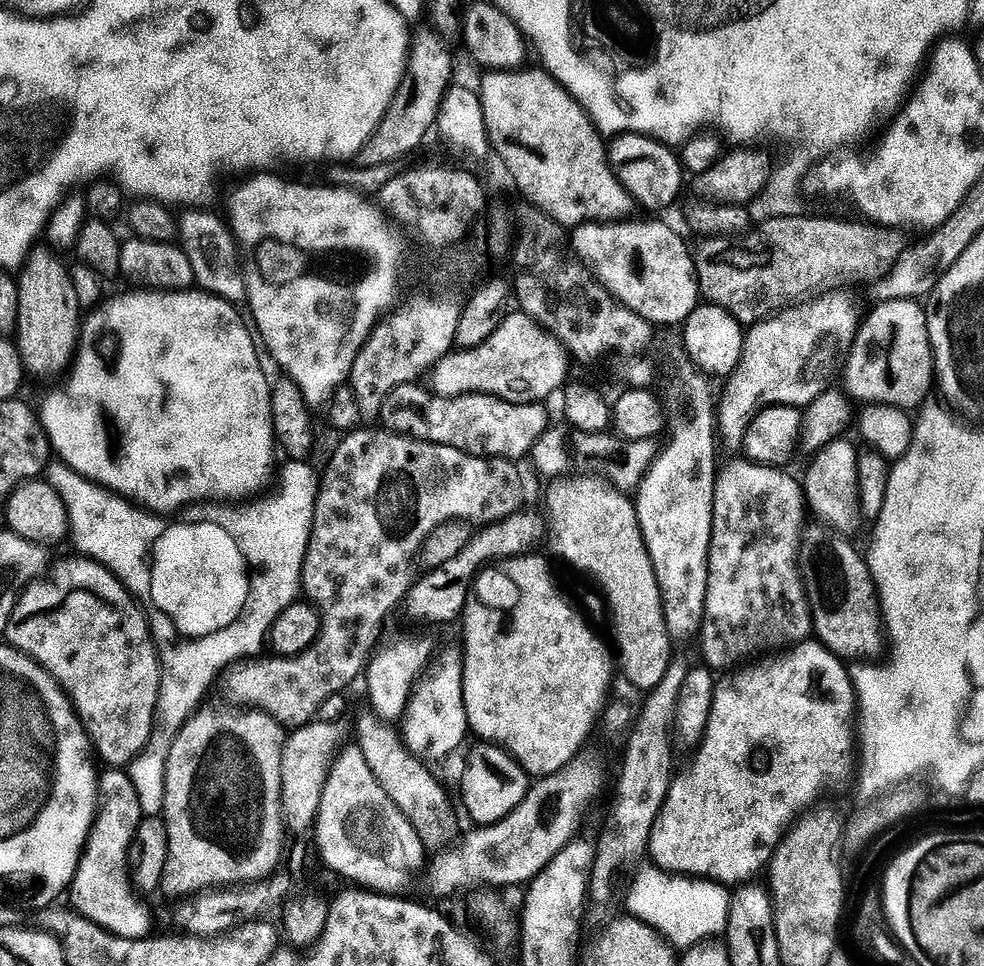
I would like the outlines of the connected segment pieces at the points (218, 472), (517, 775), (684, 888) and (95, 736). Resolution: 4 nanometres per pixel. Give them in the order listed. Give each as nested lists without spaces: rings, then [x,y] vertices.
[[[132,290],[132,291],[136,291],[136,292],[128,292],[128,293],[126,293],[126,294],[125,294],[125,296],[120,296],[120,297],[118,297],[118,298],[117,298],[117,300],[112,300],[112,301],[110,301],[110,300],[111,300],[111,299],[109,299],[109,300],[108,300],[108,301],[107,301],[107,303],[105,303],[105,304],[104,304],[104,305],[103,305],[103,307],[101,307],[101,308],[100,308],[100,309],[99,309],[99,310],[96,310],[96,311],[93,311],[93,312],[92,312],[92,313],[91,313],[91,315],[89,315],[89,316],[92,316],[92,315],[93,315],[93,316],[92,316],[92,317],[90,317],[90,318],[89,318],[89,320],[88,320],[88,317],[87,317],[87,319],[85,319],[85,320],[84,320],[84,321],[83,321],[83,324],[82,324],[82,327],[81,327],[81,330],[80,330],[80,343],[79,343],[79,345],[78,345],[78,351],[77,351],[77,353],[76,353],[76,355],[75,355],[75,357],[74,357],[74,363],[73,363],[73,364],[72,364],[72,365],[71,365],[71,368],[70,368],[70,373],[71,373],[71,372],[72,372],[72,377],[70,377],[70,378],[69,378],[69,380],[68,380],[68,385],[66,385],[66,386],[65,386],[65,388],[60,388],[60,389],[58,389],[58,390],[57,390],[57,392],[52,392],[52,393],[50,393],[50,394],[49,394],[49,396],[48,396],[48,397],[46,397],[46,398],[45,398],[45,400],[44,400],[44,405],[42,405],[42,406],[41,406],[41,408],[40,408],[40,412],[39,412],[39,408],[38,408],[38,419],[39,419],[39,421],[40,421],[40,423],[41,423],[41,424],[43,424],[43,425],[44,425],[44,433],[46,433],[46,435],[48,435],[48,443],[49,443],[49,445],[50,445],[50,448],[51,448],[51,451],[52,451],[52,452],[53,452],[53,453],[55,453],[55,455],[56,455],[56,452],[57,452],[57,454],[58,454],[58,455],[60,455],[60,456],[57,456],[57,457],[59,457],[59,459],[60,459],[60,460],[61,460],[61,461],[63,461],[63,463],[65,463],[65,464],[67,464],[67,465],[68,465],[68,467],[70,467],[70,468],[73,468],[73,470],[74,470],[74,471],[75,471],[75,472],[77,472],[77,473],[78,473],[78,474],[79,474],[79,475],[80,475],[80,476],[84,476],[84,477],[86,477],[86,479],[88,479],[88,480],[91,480],[91,481],[92,481],[92,483],[93,483],[93,484],[99,484],[99,485],[100,485],[100,487],[101,487],[101,488],[107,488],[107,489],[108,489],[108,491],[110,491],[110,492],[115,492],[115,493],[117,493],[117,494],[119,494],[119,495],[121,495],[121,496],[123,496],[123,497],[125,497],[125,498],[127,498],[127,499],[128,499],[128,500],[129,500],[129,501],[132,501],[132,502],[135,502],[135,503],[136,503],[136,504],[137,504],[137,505],[140,505],[140,506],[143,506],[143,507],[144,507],[144,508],[145,508],[145,509],[147,509],[147,511],[149,511],[149,512],[151,512],[151,513],[153,513],[153,514],[159,514],[159,512],[172,512],[172,511],[174,511],[174,510],[175,510],[175,508],[180,508],[180,509],[179,509],[179,510],[184,510],[184,509],[187,509],[187,508],[188,508],[188,507],[189,507],[189,506],[195,506],[195,505],[197,505],[197,504],[199,504],[199,503],[201,503],[201,502],[216,502],[216,501],[219,501],[219,500],[220,500],[220,499],[221,499],[221,498],[236,498],[236,497],[232,497],[232,496],[244,496],[244,495],[246,495],[246,494],[247,494],[247,492],[256,492],[256,491],[258,491],[258,490],[259,490],[259,488],[260,488],[260,487],[262,487],[262,486],[263,486],[263,484],[264,484],[264,483],[266,483],[266,482],[267,482],[267,480],[268,480],[268,475],[270,475],[270,474],[271,474],[271,472],[272,472],[272,448],[273,448],[273,452],[274,452],[274,437],[273,437],[273,435],[272,435],[272,411],[271,411],[271,410],[270,410],[270,398],[271,398],[271,397],[272,397],[272,390],[271,390],[271,387],[270,387],[270,379],[269,379],[269,380],[268,380],[268,376],[267,376],[267,374],[266,374],[266,373],[264,373],[264,368],[263,368],[263,366],[262,366],[262,365],[260,365],[260,356],[259,356],[259,354],[258,354],[258,353],[256,353],[256,344],[257,344],[257,341],[256,341],[256,340],[255,340],[255,339],[254,339],[254,336],[253,336],[253,333],[252,333],[252,332],[251,332],[251,331],[250,331],[250,328],[249,328],[249,332],[250,332],[250,333],[248,333],[248,328],[247,328],[247,326],[246,326],[246,325],[244,325],[244,324],[243,324],[243,322],[242,322],[242,321],[240,321],[240,316],[239,316],[239,314],[238,314],[238,313],[236,313],[236,312],[235,312],[235,310],[237,310],[237,309],[236,309],[236,308],[235,308],[235,307],[233,307],[233,305],[232,305],[232,304],[231,304],[231,303],[228,303],[228,302],[227,302],[227,301],[225,301],[225,300],[221,300],[221,299],[220,299],[220,298],[219,298],[219,297],[217,297],[217,296],[213,296],[213,295],[209,295],[209,294],[208,294],[208,293],[207,293],[207,292],[205,292],[205,291],[201,291],[201,290]]]
[[[477,743],[470,768],[464,774],[464,804],[476,826],[498,824],[511,815],[530,791],[530,777],[524,767],[498,744]]]
[[[655,866],[641,867],[628,892],[628,908],[635,919],[655,928],[669,944],[687,950],[704,940],[720,938],[730,927],[730,892],[707,878],[689,878]]]
[[[100,592],[106,594],[106,602],[114,596],[114,614],[108,612],[108,618],[118,618],[118,622],[90,622],[102,614],[96,606],[96,600],[88,600],[92,608],[70,608],[54,616],[52,620],[36,618],[28,624],[22,624],[24,618],[16,608],[8,619],[6,640],[17,652],[23,652],[29,659],[35,660],[40,667],[49,672],[56,683],[63,689],[65,696],[72,703],[77,716],[80,717],[84,731],[88,733],[91,747],[113,769],[120,770],[131,765],[144,753],[152,737],[152,729],[156,726],[156,707],[160,701],[160,655],[156,652],[156,644],[152,640],[152,631],[148,629],[148,619],[139,604],[128,606],[124,595],[120,592]]]

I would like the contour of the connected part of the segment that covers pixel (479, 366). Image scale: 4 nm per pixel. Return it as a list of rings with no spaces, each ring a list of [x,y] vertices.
[[[513,310],[513,312],[509,311],[507,315],[505,315],[504,320],[498,326],[496,333],[492,335],[491,338],[486,342],[479,344],[477,348],[456,350],[451,354],[444,356],[443,359],[441,359],[439,363],[434,365],[433,368],[429,371],[428,378],[430,378],[430,382],[428,382],[428,386],[429,389],[436,393],[437,396],[444,396],[448,399],[451,399],[453,396],[474,396],[477,394],[483,394],[485,396],[497,396],[499,400],[509,400],[512,404],[534,404],[537,402],[547,401],[547,396],[552,396],[556,391],[558,391],[557,393],[561,391],[560,386],[564,382],[564,375],[566,375],[568,372],[568,364],[566,360],[568,360],[568,358],[565,348],[547,327],[543,327],[537,324],[534,320],[531,320],[530,317],[528,317],[524,312]]]

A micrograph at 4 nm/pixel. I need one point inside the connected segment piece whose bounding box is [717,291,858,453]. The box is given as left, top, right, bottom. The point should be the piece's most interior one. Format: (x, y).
(787, 360)

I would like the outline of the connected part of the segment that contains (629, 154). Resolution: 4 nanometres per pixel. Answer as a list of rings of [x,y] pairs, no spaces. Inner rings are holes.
[[[620,134],[608,148],[608,163],[618,182],[632,195],[633,201],[644,208],[668,208],[684,188],[685,169],[682,160],[669,145],[651,136]]]

